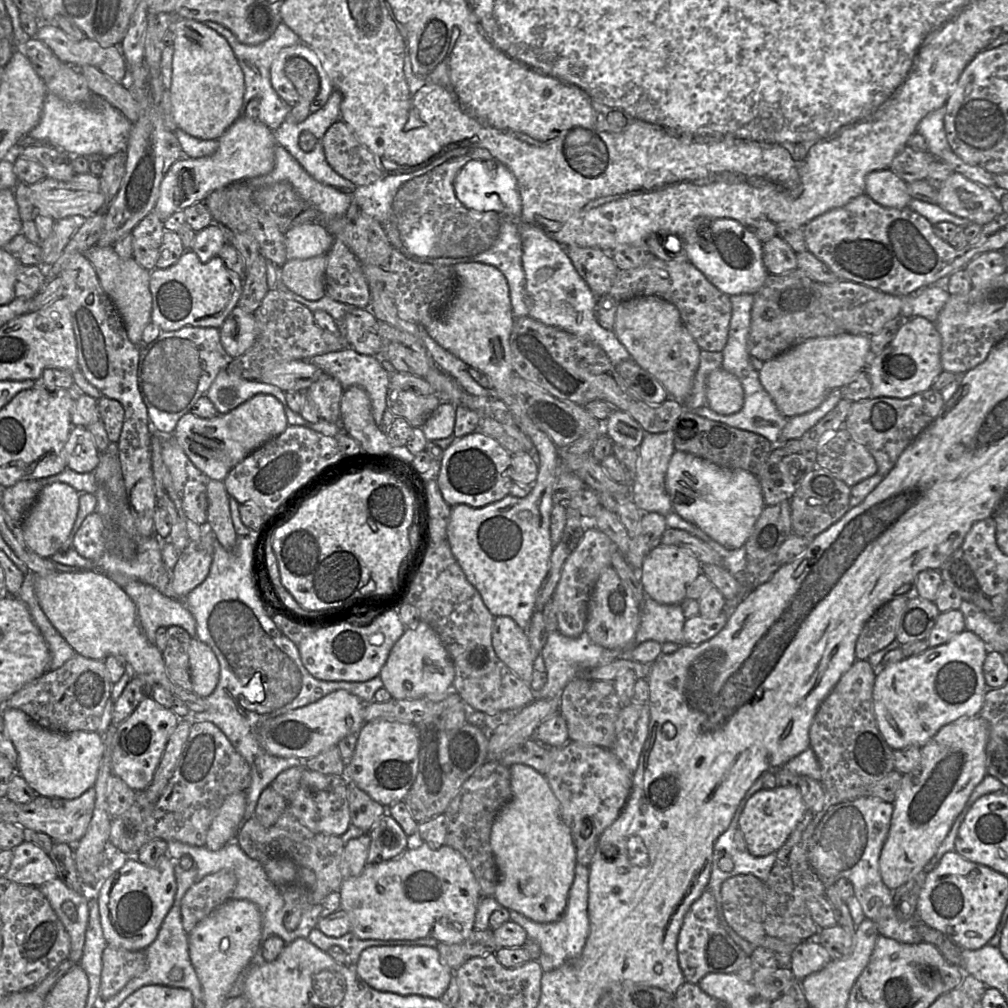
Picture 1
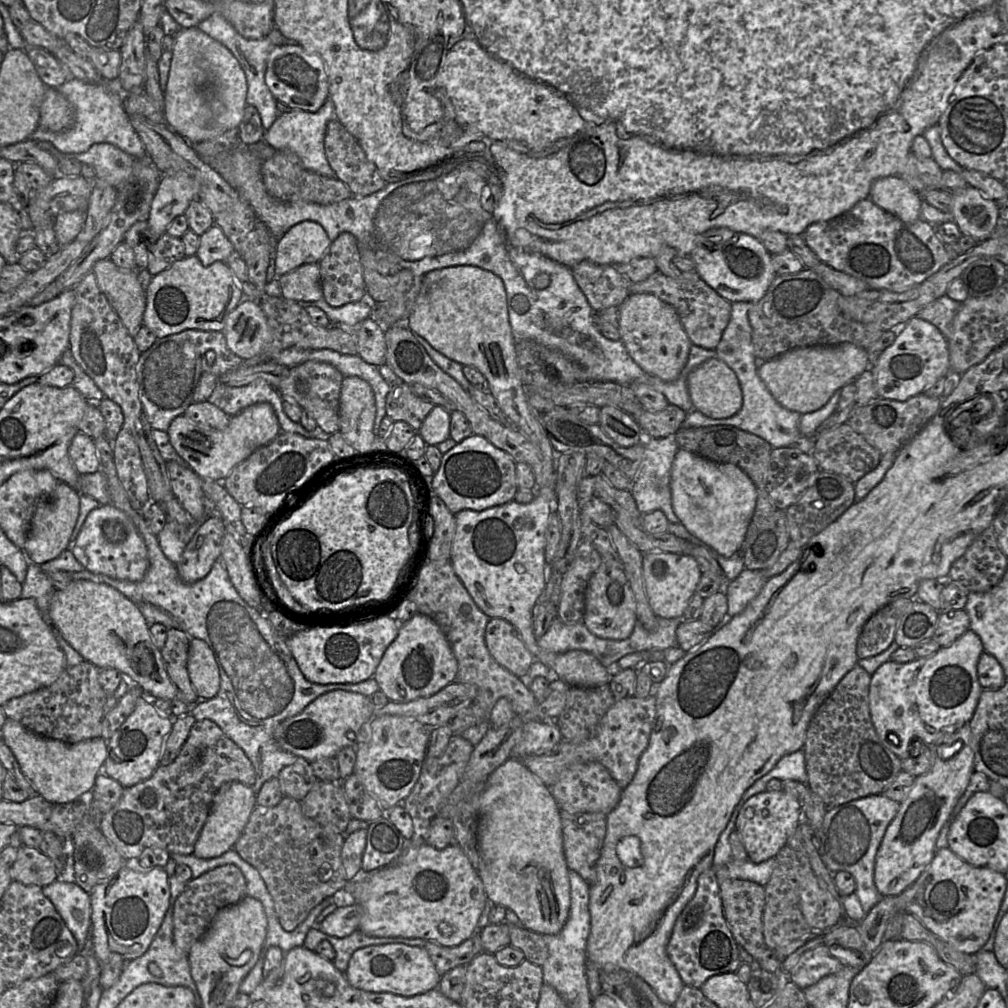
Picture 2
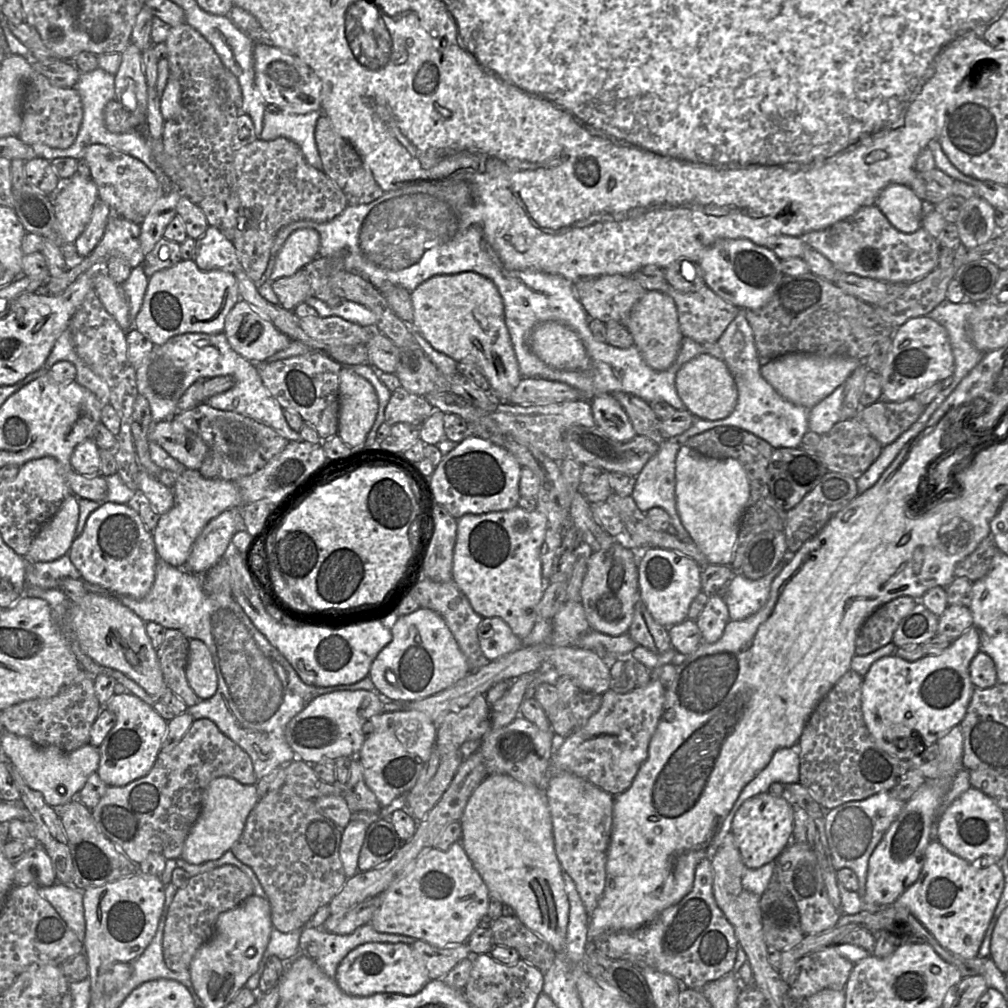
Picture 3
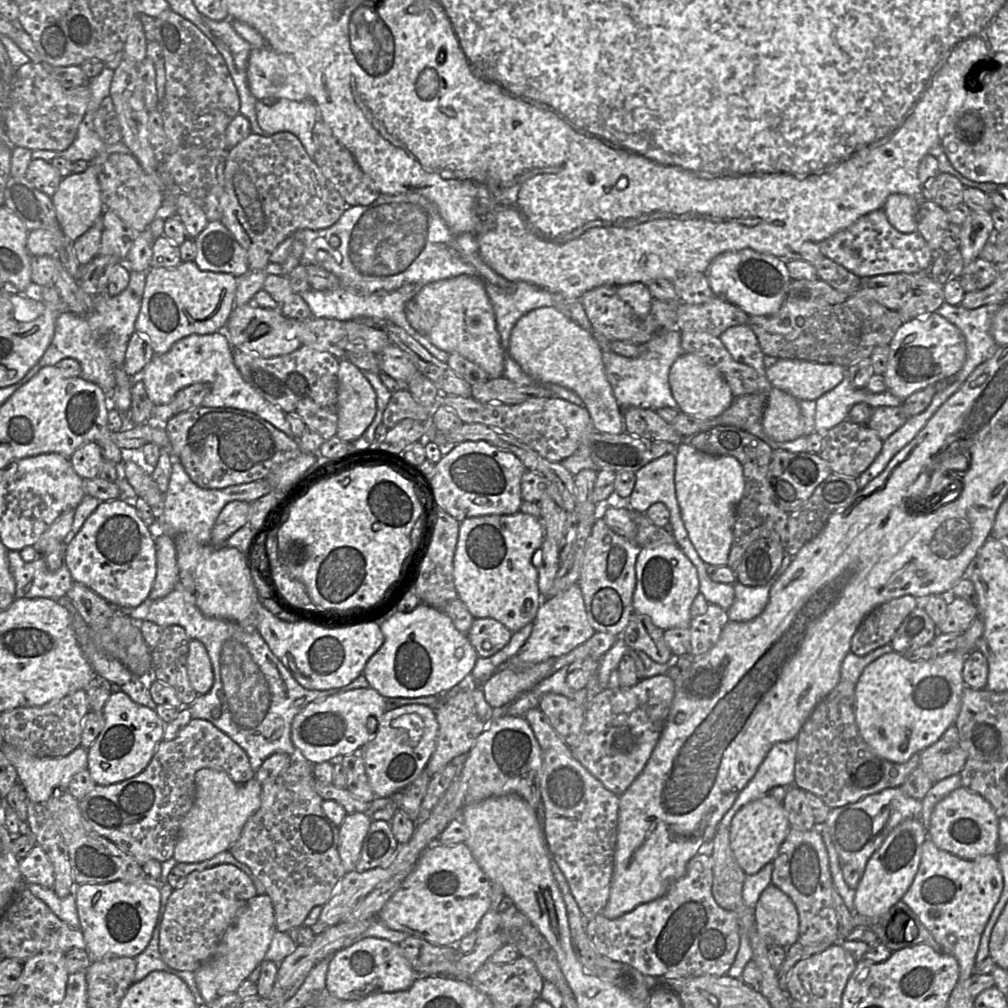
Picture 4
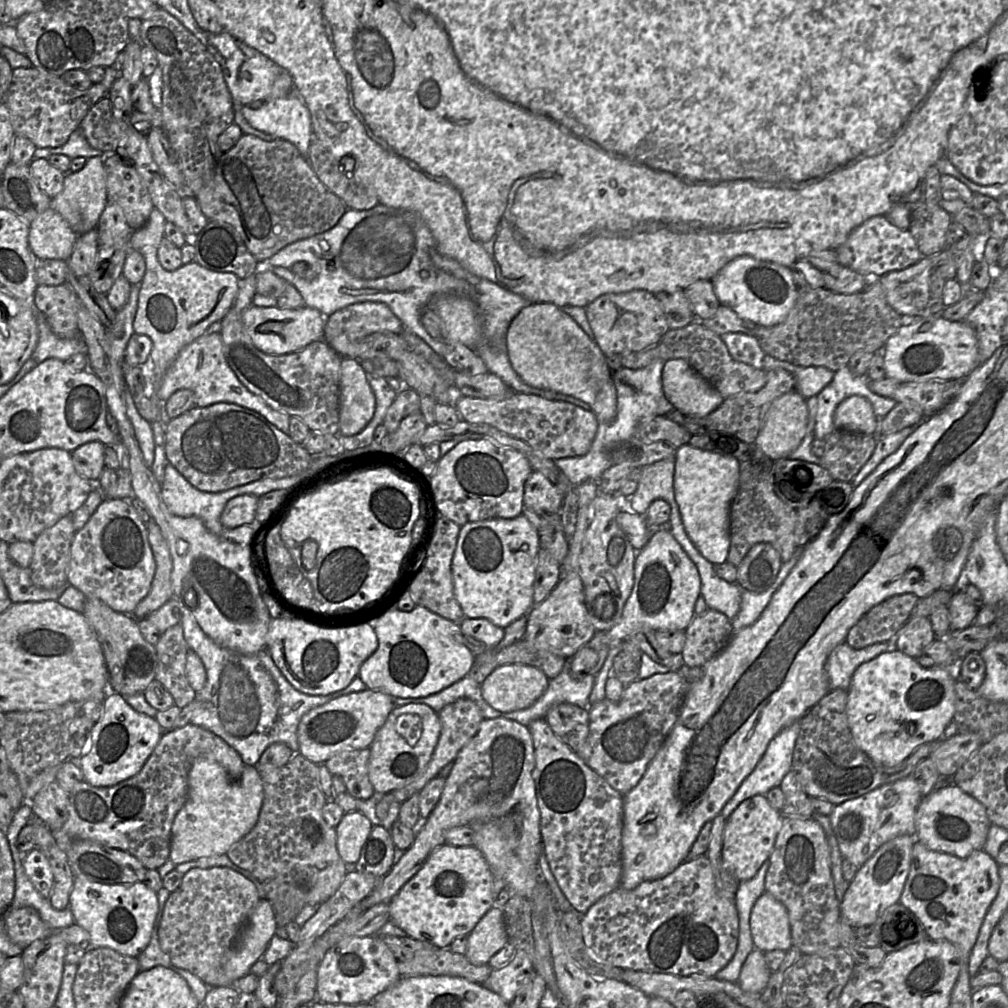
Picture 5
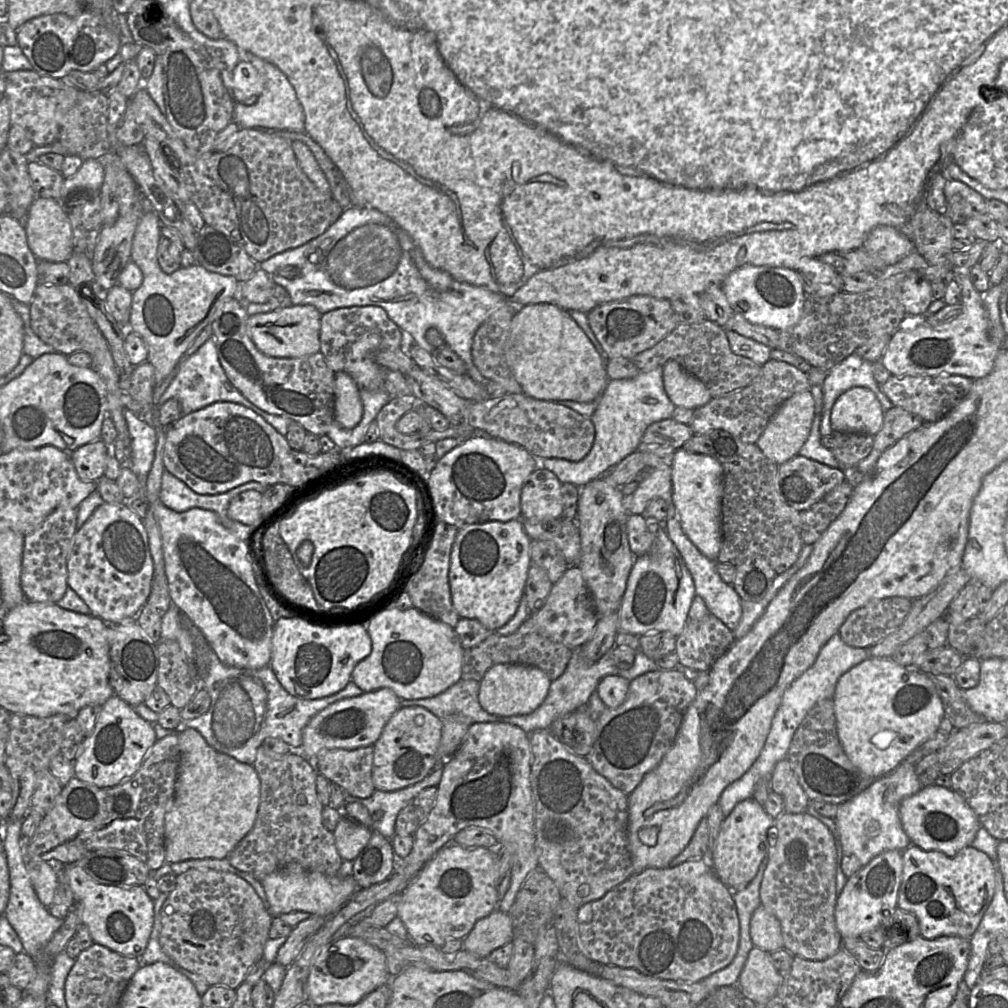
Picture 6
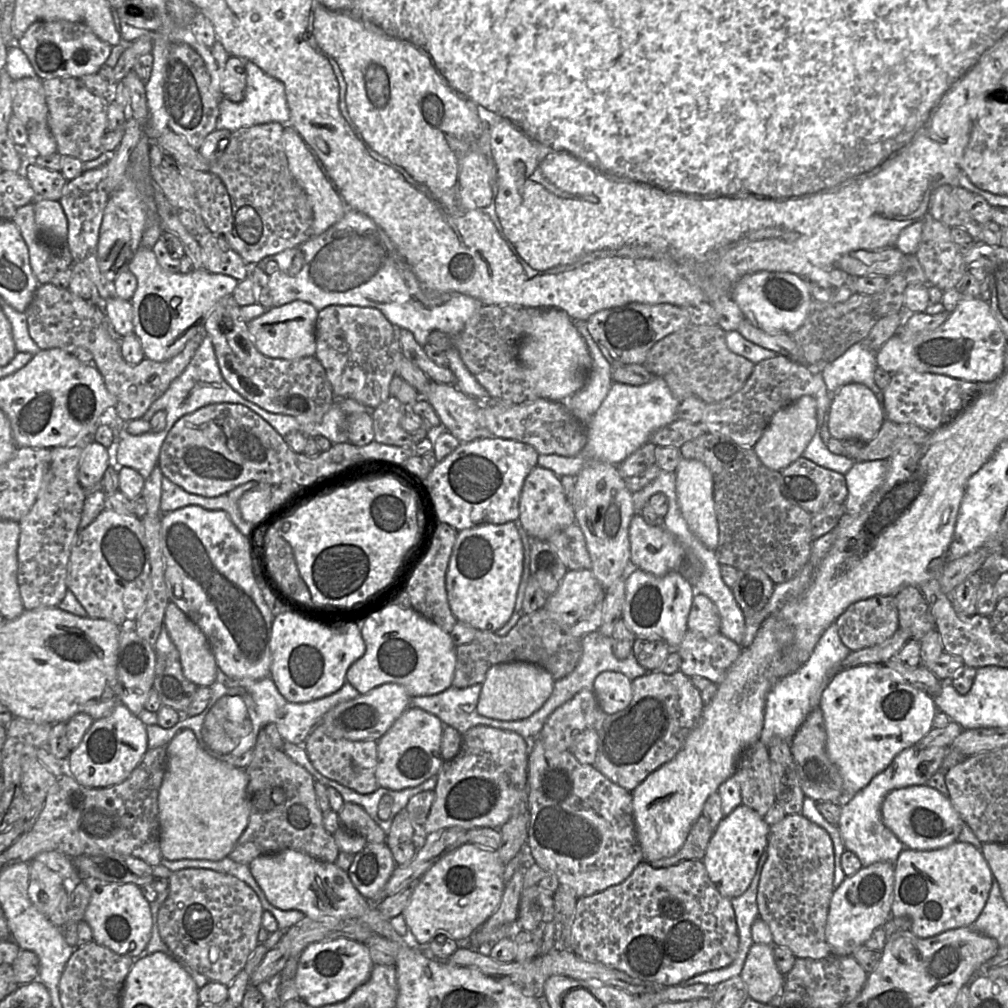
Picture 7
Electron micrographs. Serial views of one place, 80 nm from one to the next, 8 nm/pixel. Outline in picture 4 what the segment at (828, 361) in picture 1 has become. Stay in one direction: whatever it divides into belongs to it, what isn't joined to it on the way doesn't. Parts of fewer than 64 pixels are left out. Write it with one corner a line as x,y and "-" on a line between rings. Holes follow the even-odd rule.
778,359
766,368
766,377
773,387
797,400
814,400
836,387
847,374
838,364
822,364
798,359

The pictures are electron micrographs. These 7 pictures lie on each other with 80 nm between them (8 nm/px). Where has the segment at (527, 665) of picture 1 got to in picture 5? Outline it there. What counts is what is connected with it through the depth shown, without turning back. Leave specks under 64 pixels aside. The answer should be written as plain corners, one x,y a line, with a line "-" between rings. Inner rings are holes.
464,617
460,629
467,647
475,656
496,647
504,638
504,628
484,618

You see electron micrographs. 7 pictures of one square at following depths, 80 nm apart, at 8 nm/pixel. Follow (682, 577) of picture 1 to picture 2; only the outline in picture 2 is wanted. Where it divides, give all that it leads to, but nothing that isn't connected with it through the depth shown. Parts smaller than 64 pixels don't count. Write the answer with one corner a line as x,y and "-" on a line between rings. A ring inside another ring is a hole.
647,552
643,555
642,573
646,595
654,614
661,618
682,618
702,574
695,558
671,552

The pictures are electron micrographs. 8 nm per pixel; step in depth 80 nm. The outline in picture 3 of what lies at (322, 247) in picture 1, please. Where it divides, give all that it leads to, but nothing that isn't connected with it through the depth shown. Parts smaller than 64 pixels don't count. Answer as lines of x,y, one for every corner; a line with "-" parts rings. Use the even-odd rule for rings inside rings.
310,228
293,231
274,258
274,269
269,281
293,276
318,257
319,233

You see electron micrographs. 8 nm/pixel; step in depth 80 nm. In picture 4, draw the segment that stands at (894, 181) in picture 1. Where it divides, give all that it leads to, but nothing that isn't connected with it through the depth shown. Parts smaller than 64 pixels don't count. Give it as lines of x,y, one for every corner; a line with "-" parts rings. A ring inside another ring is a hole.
900,193
890,194
883,206
888,222
901,233
916,231
920,199

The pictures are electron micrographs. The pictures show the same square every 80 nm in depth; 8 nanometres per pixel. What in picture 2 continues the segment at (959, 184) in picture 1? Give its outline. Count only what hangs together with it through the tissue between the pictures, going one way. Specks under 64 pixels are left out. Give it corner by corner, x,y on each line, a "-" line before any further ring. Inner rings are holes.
971,186
952,194
951,214
962,235
971,236
976,242
992,238
992,233
1000,223
996,201
985,197

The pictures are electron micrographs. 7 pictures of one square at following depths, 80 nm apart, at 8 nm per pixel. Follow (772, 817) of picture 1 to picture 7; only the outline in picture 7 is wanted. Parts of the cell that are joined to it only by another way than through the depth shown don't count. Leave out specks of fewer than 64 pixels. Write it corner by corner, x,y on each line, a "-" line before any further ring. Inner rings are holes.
741,804
724,816
713,831
702,862
719,893
733,899
741,896
755,876
760,857
768,844
770,826
756,811

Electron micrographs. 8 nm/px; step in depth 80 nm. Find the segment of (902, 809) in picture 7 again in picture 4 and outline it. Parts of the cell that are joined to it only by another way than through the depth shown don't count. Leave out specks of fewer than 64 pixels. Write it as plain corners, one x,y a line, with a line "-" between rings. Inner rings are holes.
960,787
935,805
926,831
928,839
938,848
962,859
973,860
984,855
997,857
998,825
999,817
991,804
978,793

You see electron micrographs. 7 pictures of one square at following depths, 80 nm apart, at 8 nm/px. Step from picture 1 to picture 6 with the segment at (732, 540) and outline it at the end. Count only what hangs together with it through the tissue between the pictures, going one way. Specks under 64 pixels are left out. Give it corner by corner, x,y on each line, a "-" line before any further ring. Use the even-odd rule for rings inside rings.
677,449
672,464
672,491
684,533
702,554
716,561
722,546
723,470
720,463
708,455

